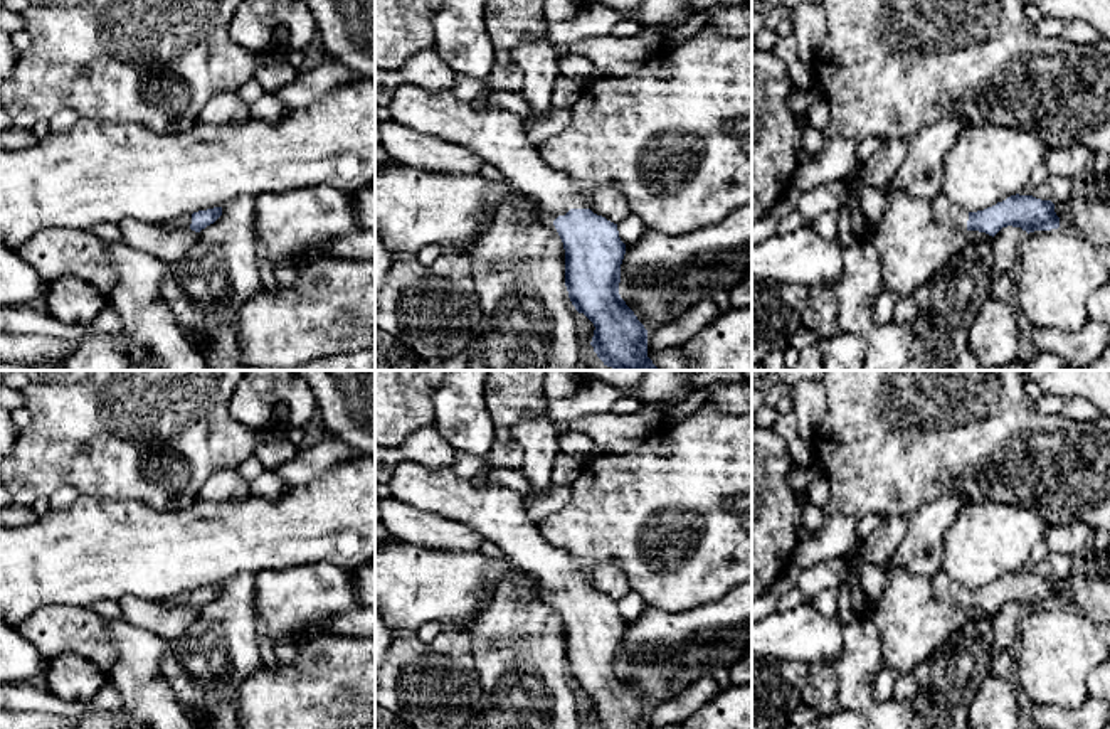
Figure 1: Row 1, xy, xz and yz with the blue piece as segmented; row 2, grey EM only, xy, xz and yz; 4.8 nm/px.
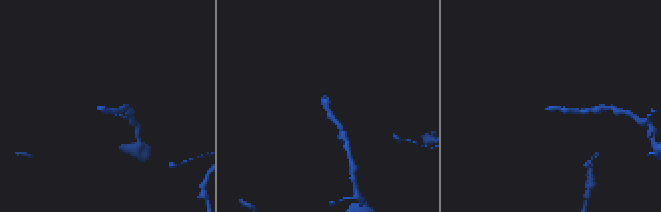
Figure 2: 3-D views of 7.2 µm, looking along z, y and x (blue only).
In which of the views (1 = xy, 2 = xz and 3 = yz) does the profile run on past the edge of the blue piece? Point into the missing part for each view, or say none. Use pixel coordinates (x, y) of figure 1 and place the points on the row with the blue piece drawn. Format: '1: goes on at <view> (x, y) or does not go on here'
1: goes on at xy (184, 221)
2: goes on at xz (496, 137)
3: goes on at yz (946, 212)

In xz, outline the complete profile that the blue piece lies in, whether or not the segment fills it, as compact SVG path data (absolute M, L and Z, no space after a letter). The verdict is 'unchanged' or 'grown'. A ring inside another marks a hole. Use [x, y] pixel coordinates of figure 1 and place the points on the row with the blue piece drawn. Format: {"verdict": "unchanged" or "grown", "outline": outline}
{"verdict": "grown", "outline": "M417 84L397 86L385 113L415 133L469 148L516 190L553 214L557 217L553 226L565 249L568 298L575 310L595 327L590 345L597 357L604 365L617 370L659 370L648 357L648 330L619 295L626 244L619 237L617 224L590 210L594 192L582 189L568 175L555 172L542 160L538 148L526 138L523 118L493 106L476 111L469 103L459 101L451 89L432 93Z"}

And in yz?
{"verdict": "grown", "outline": "M940 192L932 200L932 210L933 219L940 226L962 231L979 231L992 237L1007 226L1021 227L1028 234L1060 227L1060 217L1054 212L1054 204L1033 195L1016 194L984 210L965 212Z"}

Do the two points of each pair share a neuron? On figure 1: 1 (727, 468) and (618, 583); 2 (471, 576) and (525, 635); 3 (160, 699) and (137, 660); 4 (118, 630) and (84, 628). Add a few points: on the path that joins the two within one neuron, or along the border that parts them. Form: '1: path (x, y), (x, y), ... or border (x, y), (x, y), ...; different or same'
1: border (594, 568), (614, 564), (626, 576), (631, 590); different
2: border (493, 595), (510, 583), (520, 600), (532, 601); different
3: path (150, 689), (138, 677), (138, 670); same
4: border (103, 620), (115, 649), (111, 669); different

